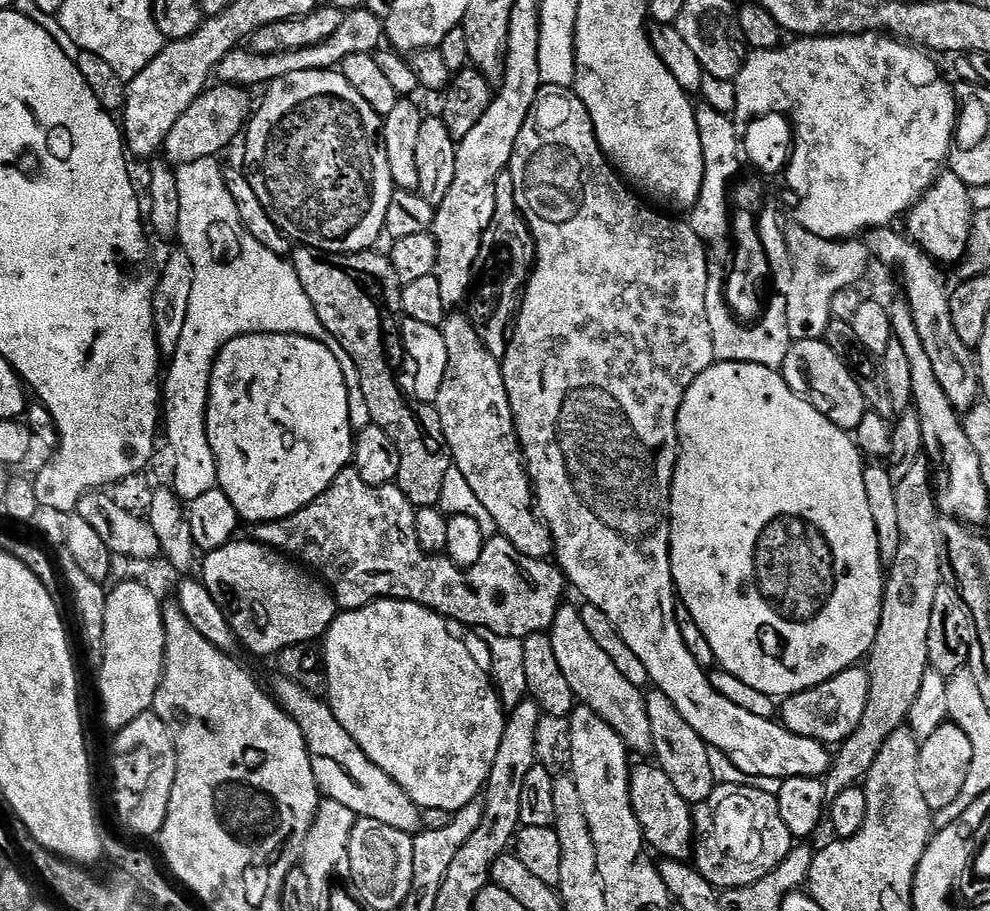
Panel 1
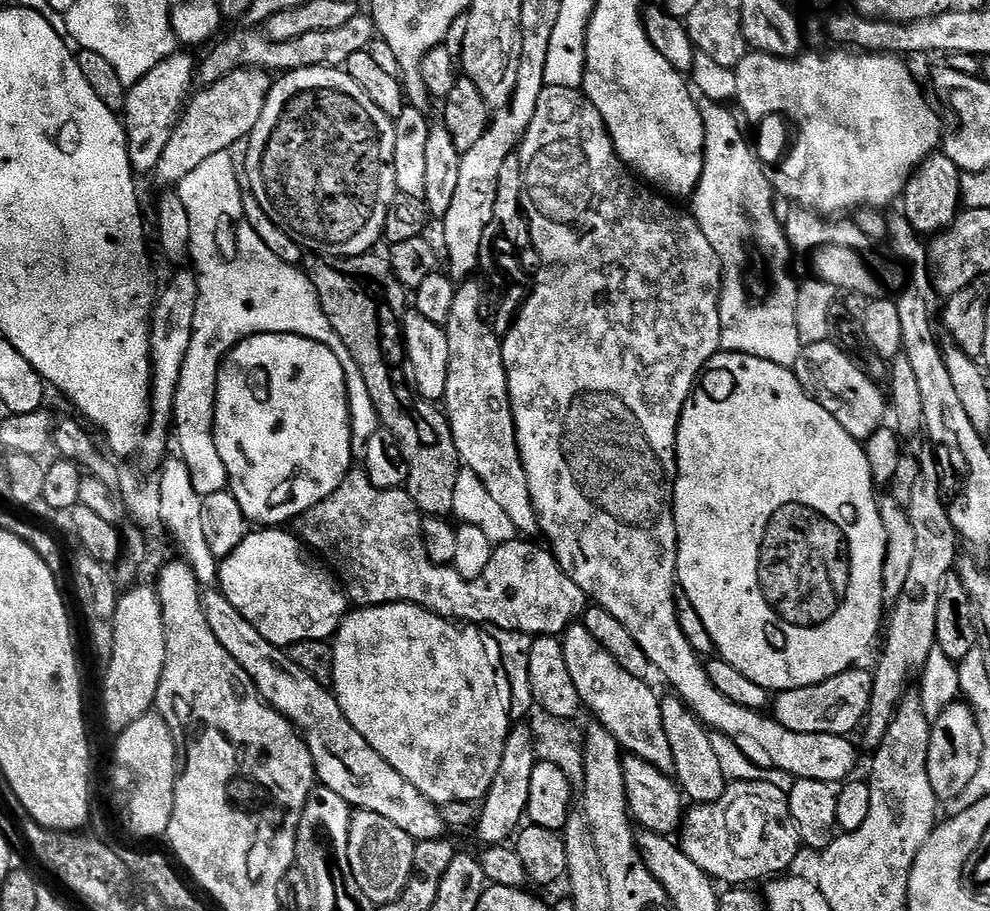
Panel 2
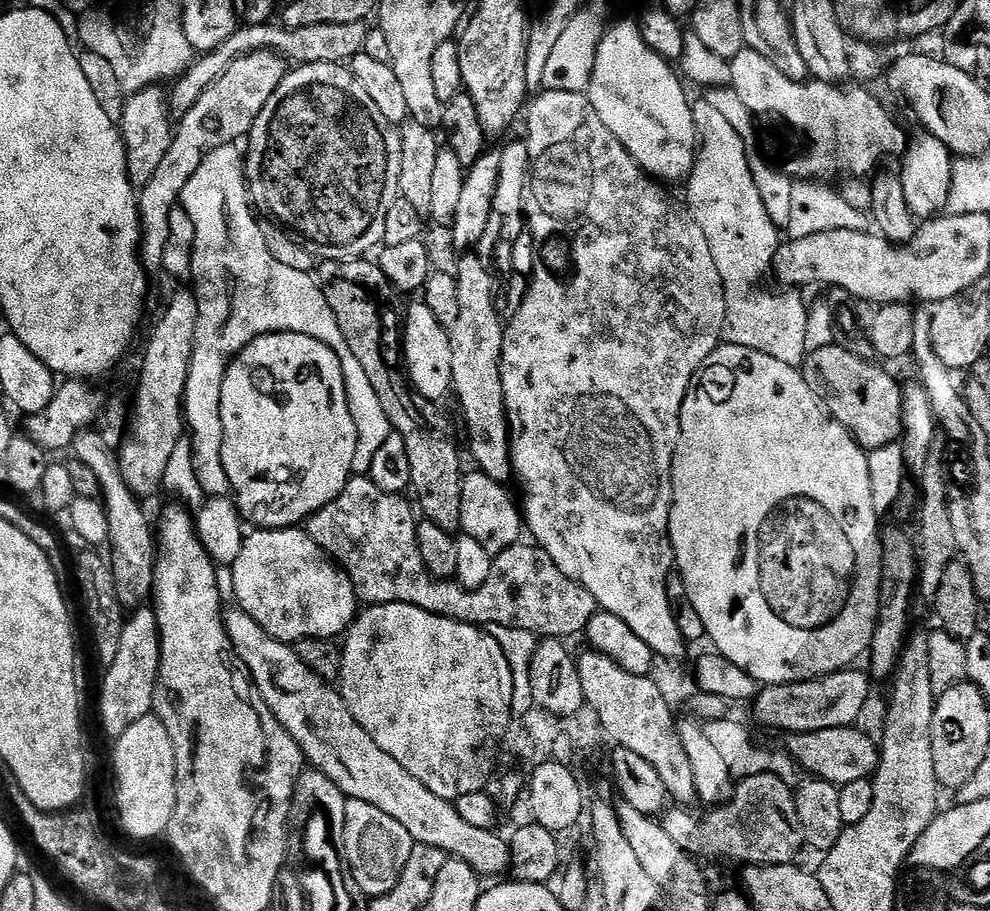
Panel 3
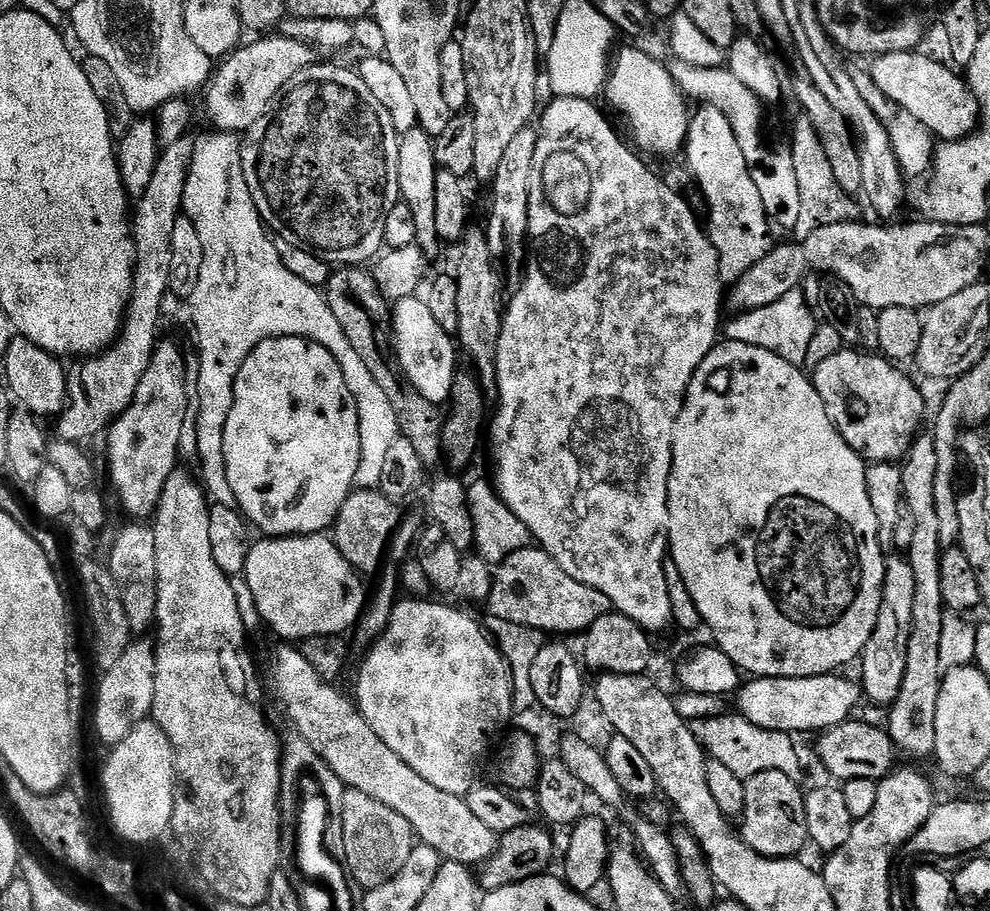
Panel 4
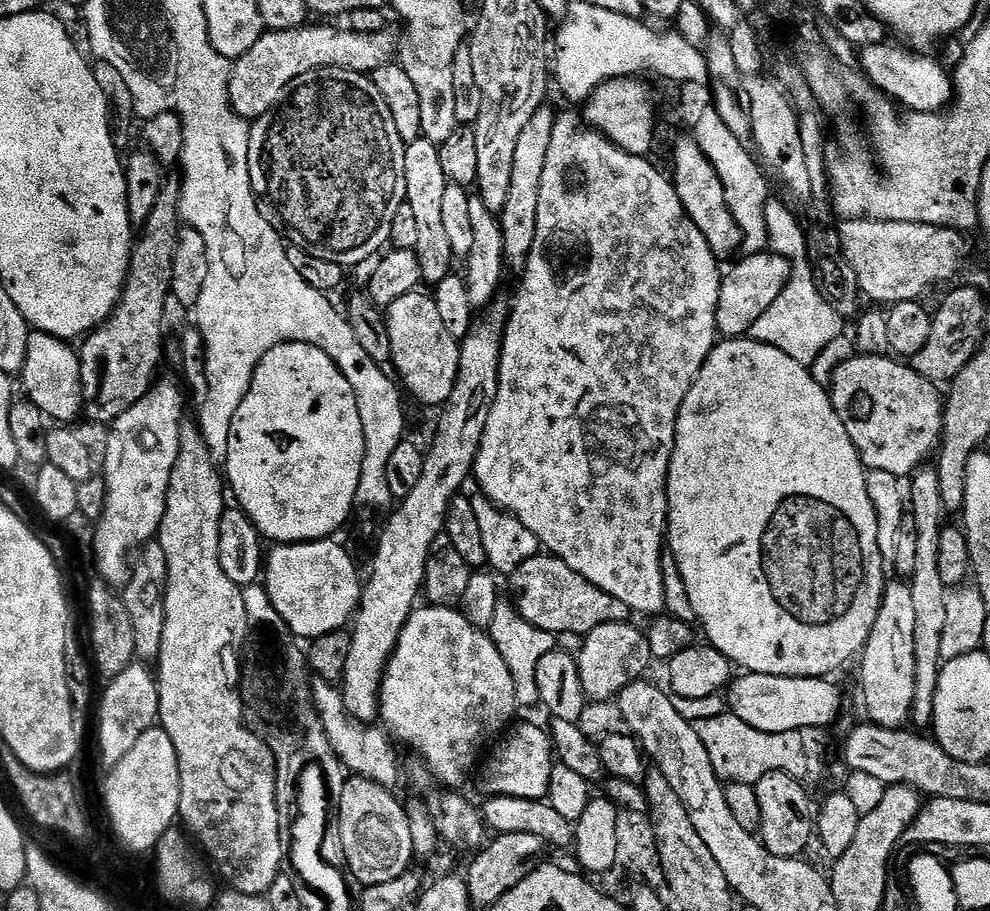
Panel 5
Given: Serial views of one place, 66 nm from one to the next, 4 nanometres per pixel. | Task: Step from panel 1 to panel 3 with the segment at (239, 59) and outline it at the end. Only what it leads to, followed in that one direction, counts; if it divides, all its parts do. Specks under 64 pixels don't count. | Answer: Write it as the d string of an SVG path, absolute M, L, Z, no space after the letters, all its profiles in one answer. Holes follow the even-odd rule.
M272 22L266 24L251 24L237 27L234 34L222 42L214 51L203 53L189 65L184 75L172 85L167 97L168 109L173 121L178 122L194 108L196 102L238 57L247 53L275 51L286 60L296 64L341 64L351 61L360 51L363 51L365 23L349 25L317 25L289 29Z

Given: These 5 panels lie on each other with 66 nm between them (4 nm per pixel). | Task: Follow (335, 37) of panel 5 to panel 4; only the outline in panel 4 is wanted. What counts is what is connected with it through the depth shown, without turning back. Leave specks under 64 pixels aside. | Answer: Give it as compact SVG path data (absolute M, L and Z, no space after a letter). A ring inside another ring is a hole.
M268 34L253 40L256 40L253 44L245 43L231 53L221 63L225 64L215 69L207 85L208 101L204 108L208 111L208 120L213 129L233 134L247 133L254 122L266 114L290 78L317 63L318 56L311 44L281 34Z

